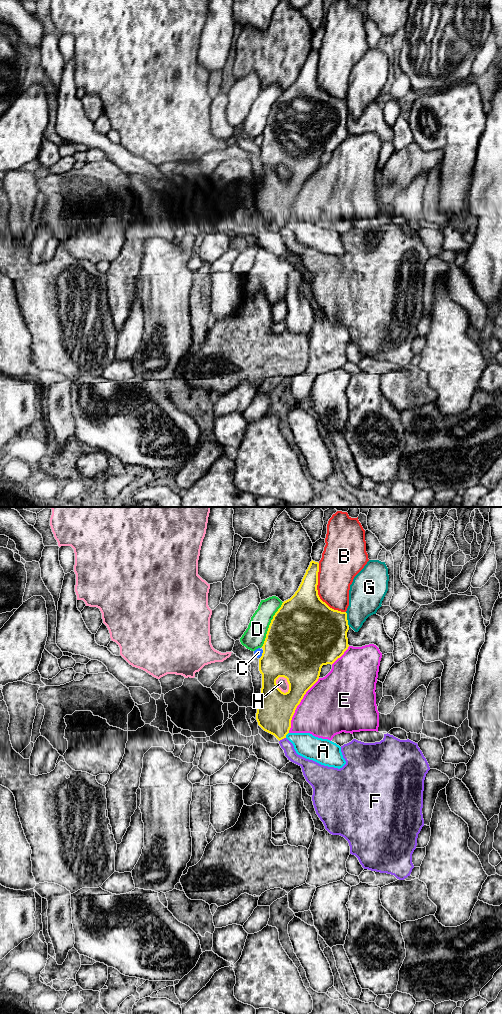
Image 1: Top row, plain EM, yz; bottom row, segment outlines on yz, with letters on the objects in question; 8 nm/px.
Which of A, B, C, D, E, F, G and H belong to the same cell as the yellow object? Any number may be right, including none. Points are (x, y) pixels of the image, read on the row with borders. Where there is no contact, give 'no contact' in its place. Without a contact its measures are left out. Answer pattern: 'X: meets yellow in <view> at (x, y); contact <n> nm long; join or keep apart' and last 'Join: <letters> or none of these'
A: meets yellow in yz at (286, 734); contact 50 nm long; keep apart
B: meets yellow in yz at (317, 593); contact 460 nm long; keep apart
C: meets yellow in yz at (262, 653); contact 60 nm long; keep apart
D: meets yellow in yz at (270, 624); contact 400 nm long; keep apart
E: meets yellow in yz at (298, 704); contact 500 nm long; keep apart
F: meets yellow in yz at (282, 738); contact 70 nm long; keep apart
G: meets yellow in yz at (346, 619); contact 120 nm long; keep apart
H: meets yellow in yz at (276, 685); contact 150 nm long; keep apart
Join: none of these

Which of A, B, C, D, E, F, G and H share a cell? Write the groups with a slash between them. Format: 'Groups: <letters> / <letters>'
Groups: A / B / C / D / E / F / G / H

